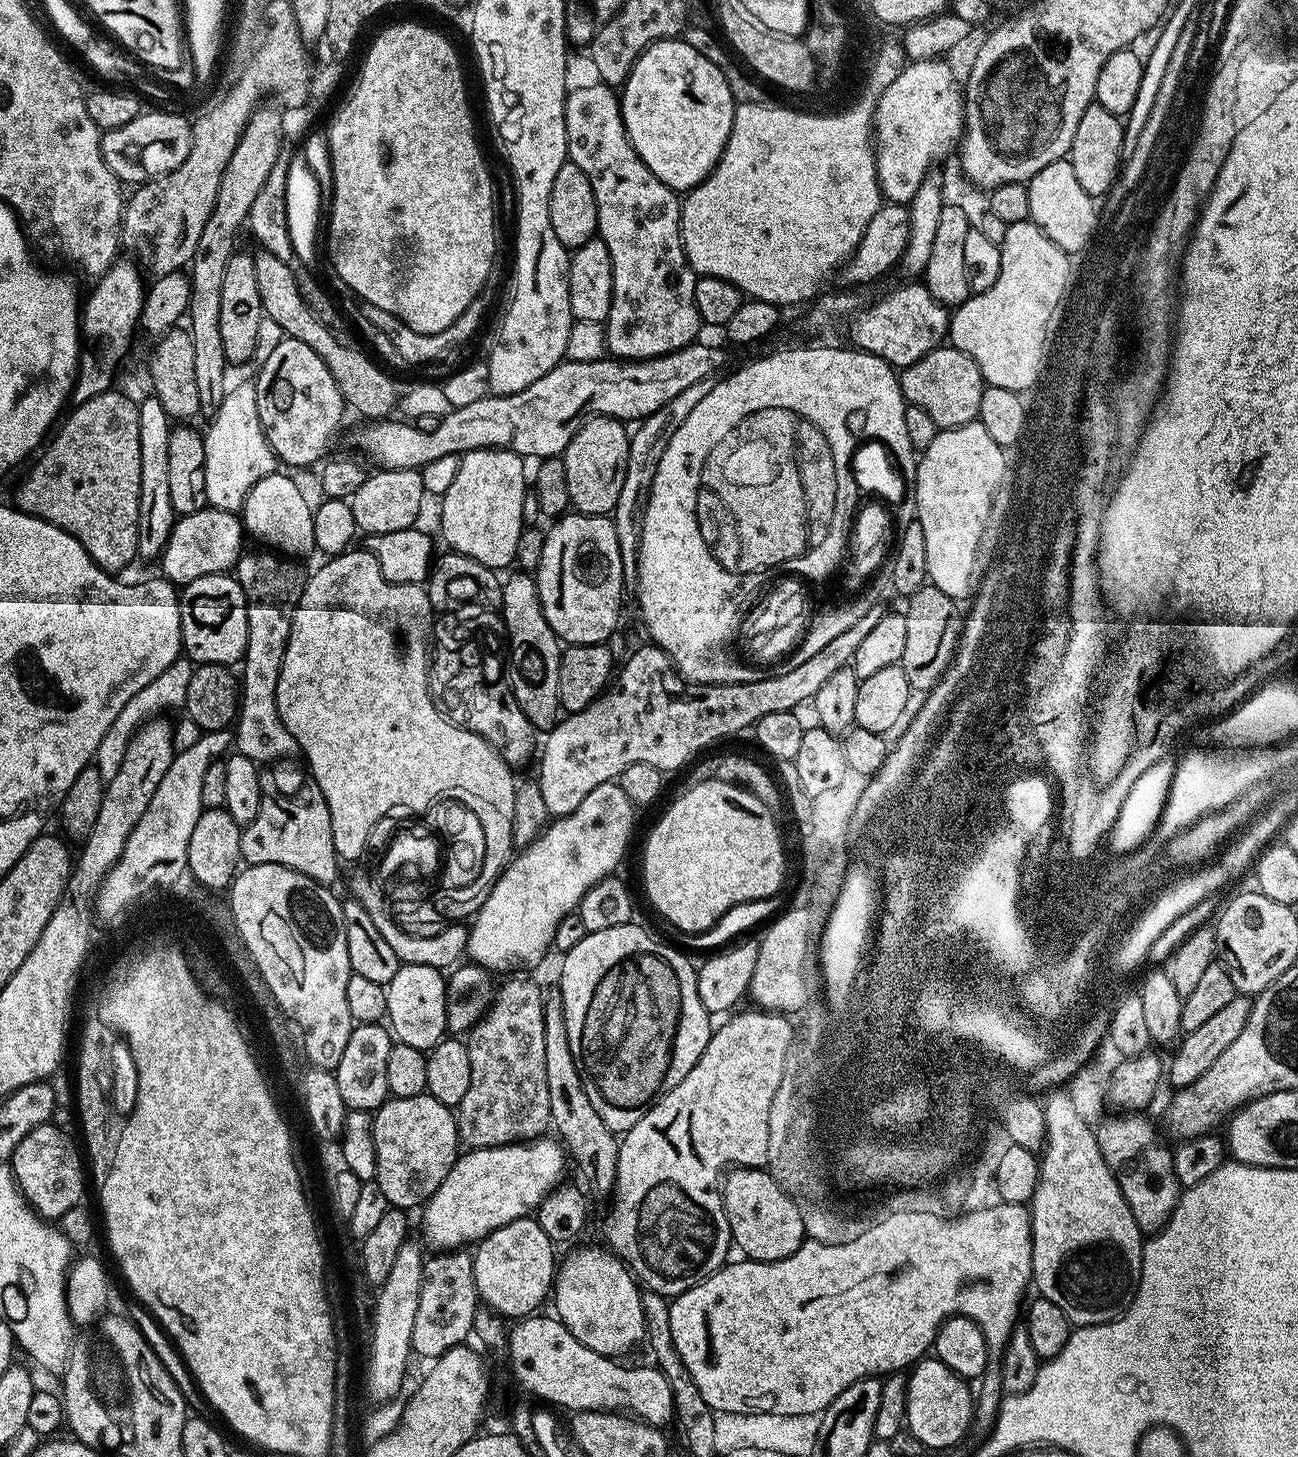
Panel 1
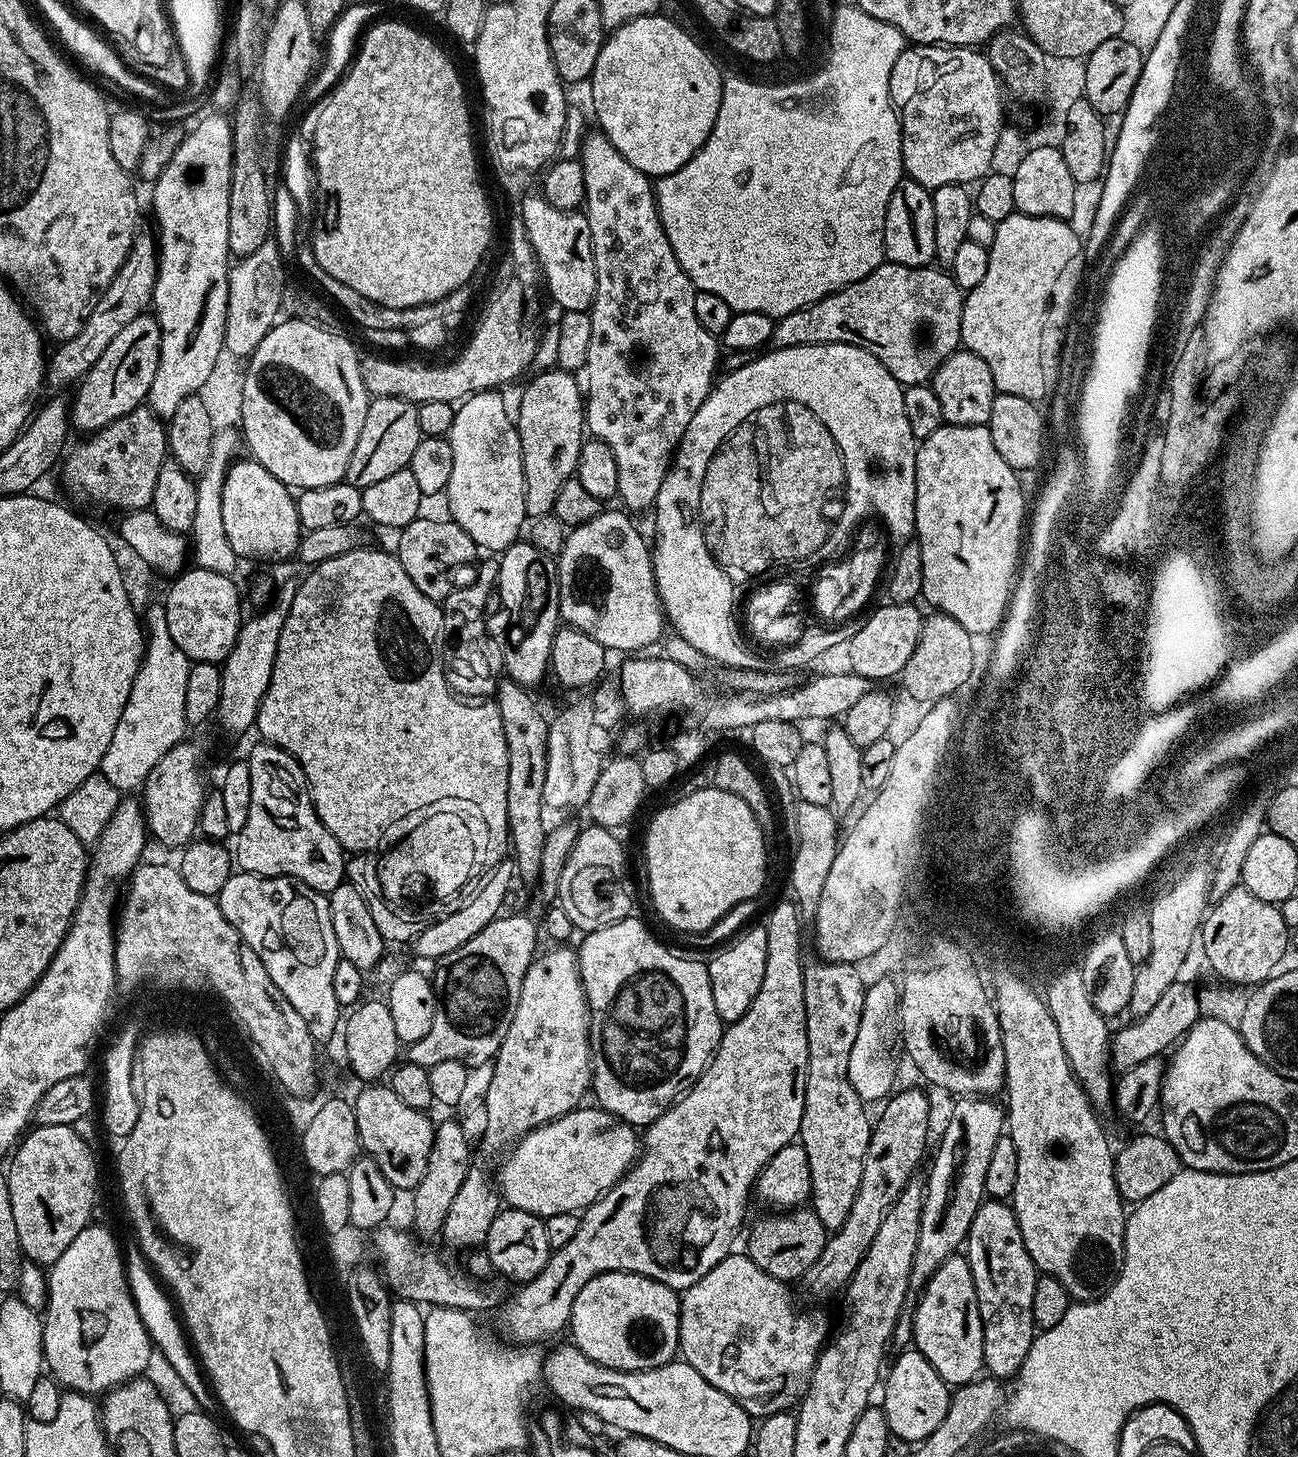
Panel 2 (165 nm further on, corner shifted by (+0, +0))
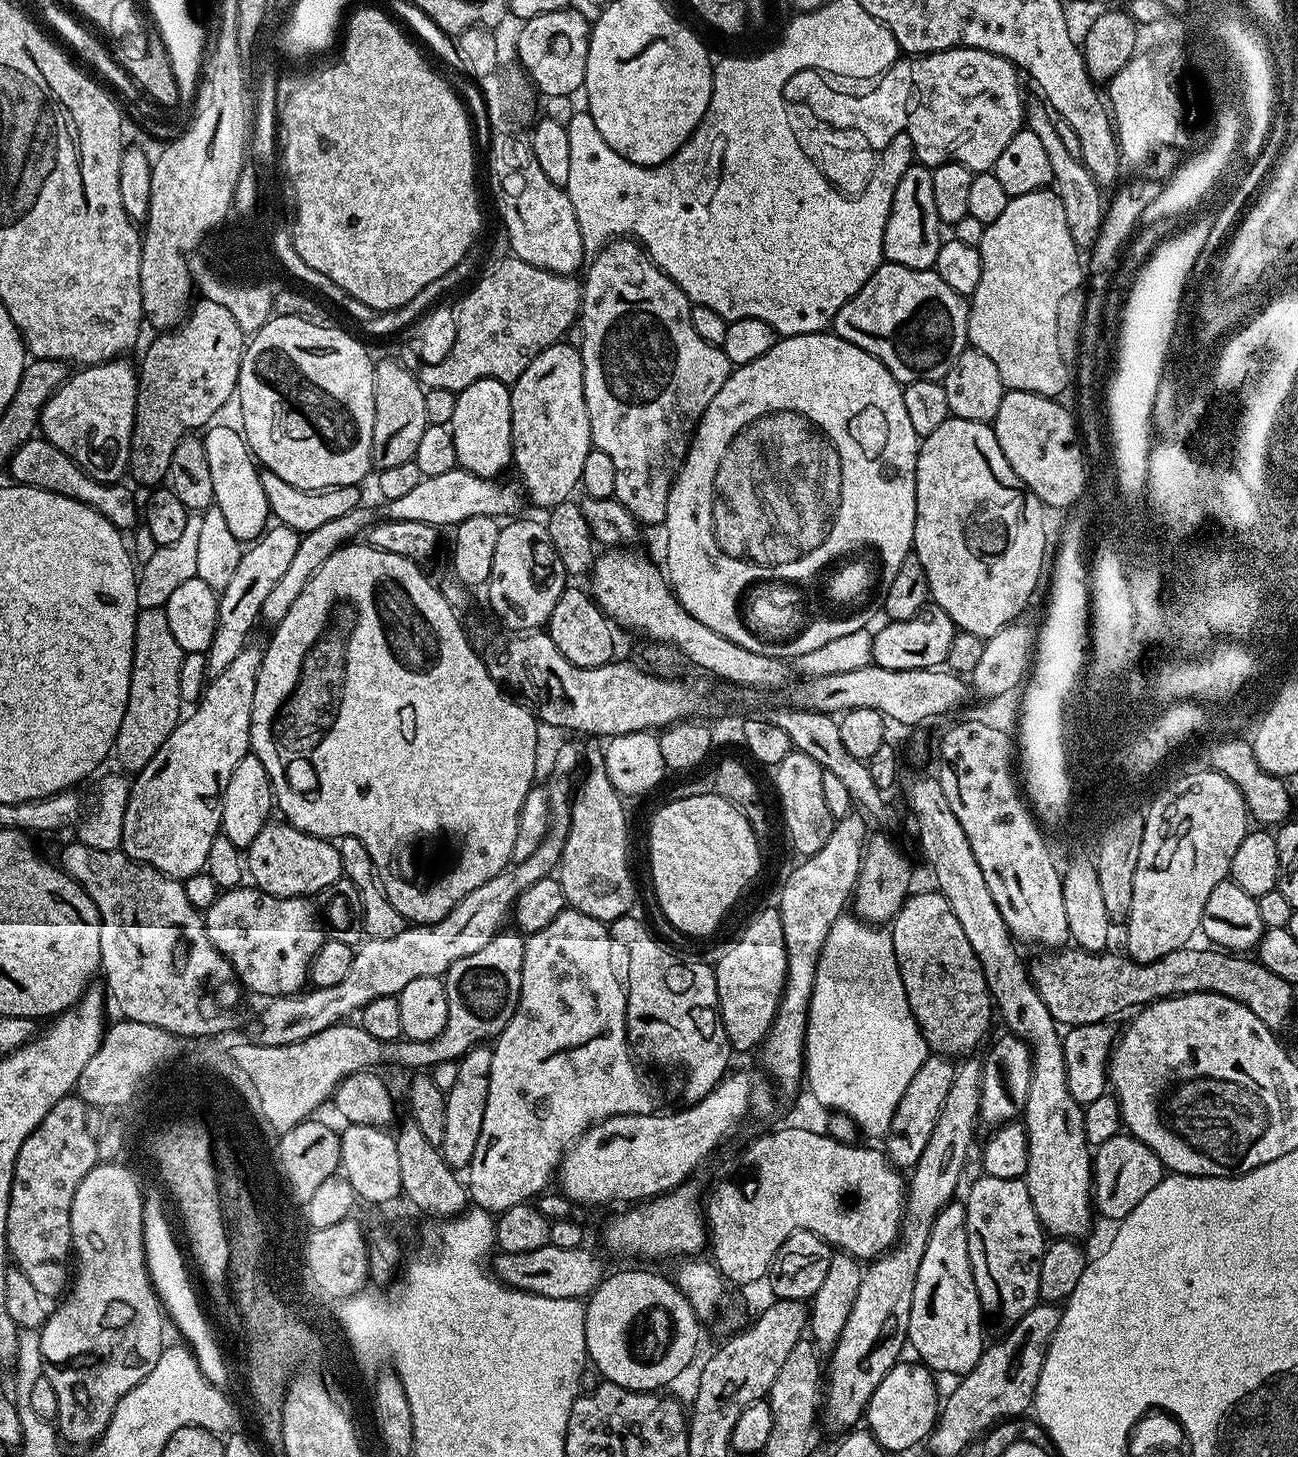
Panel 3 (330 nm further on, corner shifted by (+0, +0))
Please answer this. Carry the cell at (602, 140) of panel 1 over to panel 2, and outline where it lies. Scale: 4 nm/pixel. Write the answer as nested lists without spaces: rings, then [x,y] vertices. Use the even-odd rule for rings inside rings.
[[[592,130],[585,135],[581,142],[579,162],[585,174],[586,215],[590,222],[590,242],[594,242],[594,270],[598,274],[598,286],[594,294],[594,302],[590,309],[592,321],[590,322],[590,346],[588,347],[588,384],[586,380],[586,428],[595,439],[606,442],[610,446],[610,454],[614,454],[614,463],[618,465],[618,500],[629,513],[644,512],[653,507],[658,498],[658,490],[662,490],[662,482],[666,478],[668,469],[672,467],[672,459],[676,457],[682,438],[686,434],[686,426],[690,426],[690,418],[698,414],[698,406],[711,392],[714,381],[717,379],[716,359],[719,358],[721,349],[718,347],[717,337],[711,336],[702,330],[702,322],[698,322],[698,314],[694,314],[694,298],[697,291],[693,288],[690,278],[680,269],[678,258],[674,258],[674,250],[666,238],[666,230],[660,221],[656,209],[656,193],[653,181],[642,170],[630,166],[622,154],[606,138],[606,134],[599,130]]]

